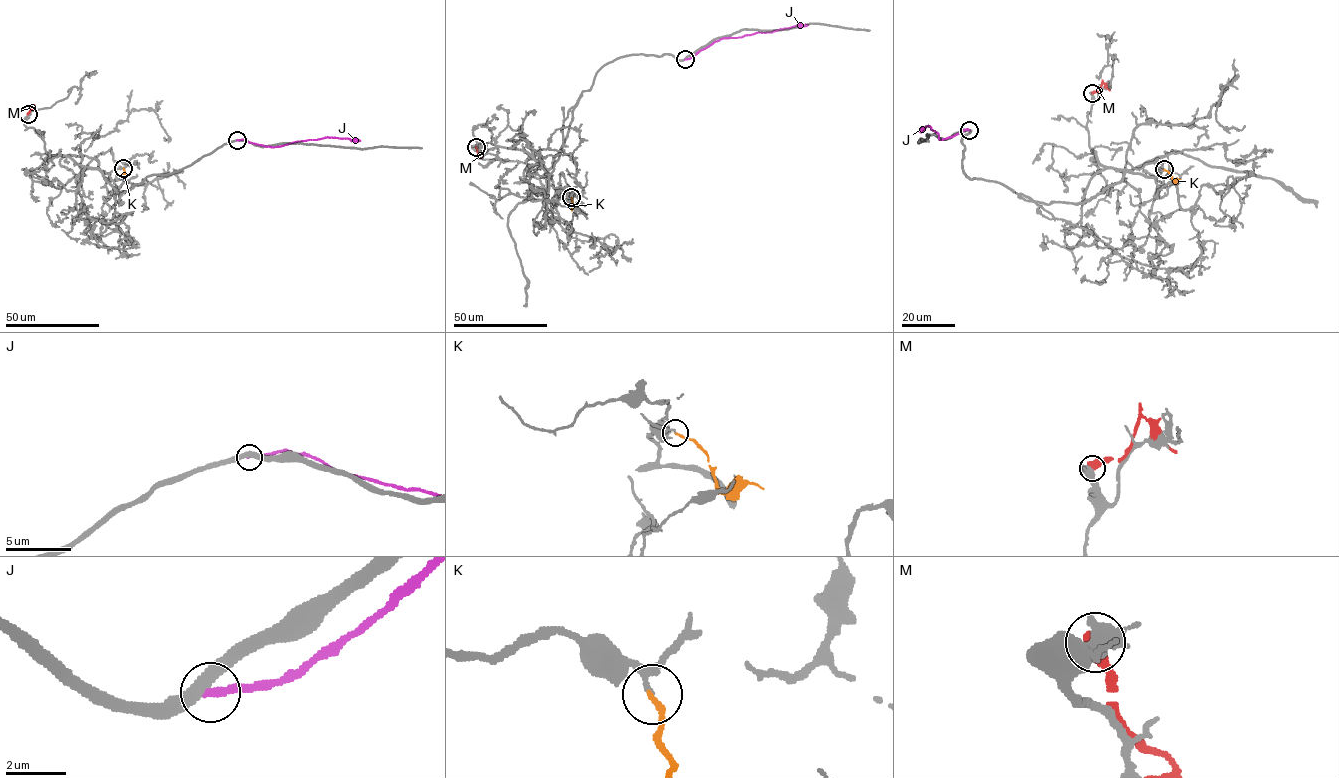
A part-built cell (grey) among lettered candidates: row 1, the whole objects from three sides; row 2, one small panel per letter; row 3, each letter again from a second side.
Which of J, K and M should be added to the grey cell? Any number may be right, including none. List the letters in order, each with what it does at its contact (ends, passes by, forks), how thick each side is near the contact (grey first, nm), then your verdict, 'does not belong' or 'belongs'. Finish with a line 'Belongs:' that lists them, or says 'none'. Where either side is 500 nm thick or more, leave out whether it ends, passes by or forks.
J: it ends; calibres 400 and 280 nm; does not belong
K: it ends; calibres 130 and 180 nm; belongs
M: calibres 500 and 550 nm; does not belong
Belongs: K

